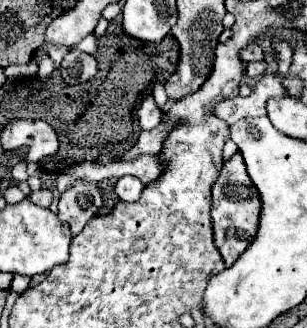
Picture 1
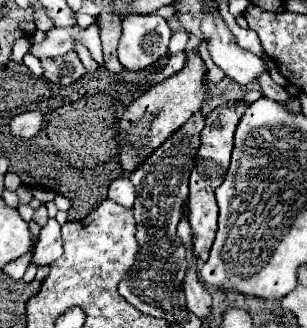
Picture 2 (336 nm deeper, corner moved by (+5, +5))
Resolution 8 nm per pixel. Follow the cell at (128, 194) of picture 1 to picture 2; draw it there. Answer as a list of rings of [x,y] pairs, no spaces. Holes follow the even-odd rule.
[[[118,178],[118,180],[114,180],[114,182],[110,184],[108,198],[110,198],[112,202],[124,206],[124,208],[132,208],[134,198],[136,198],[136,194],[134,194],[134,186],[130,184],[128,178]]]

